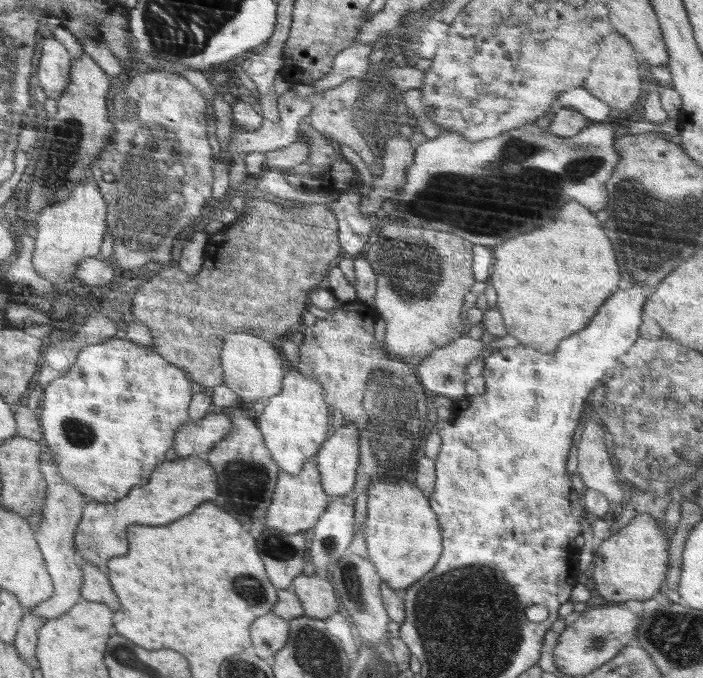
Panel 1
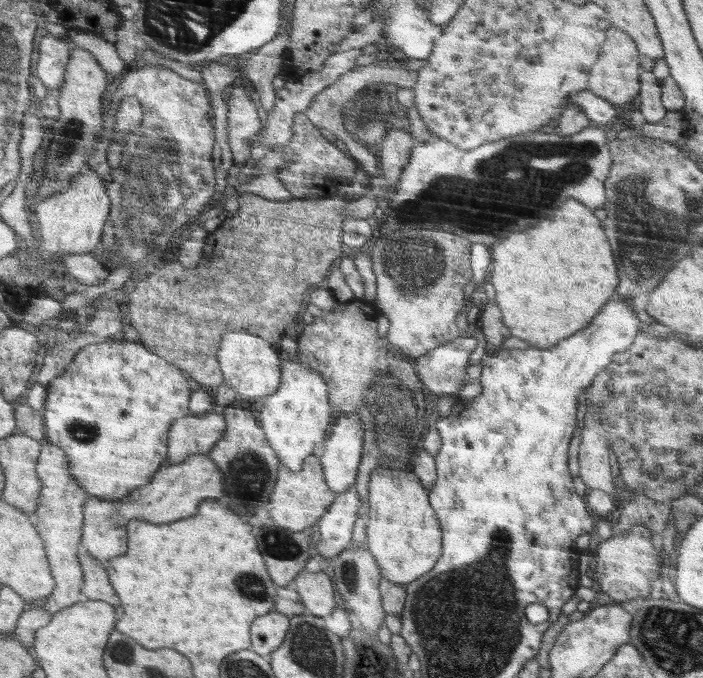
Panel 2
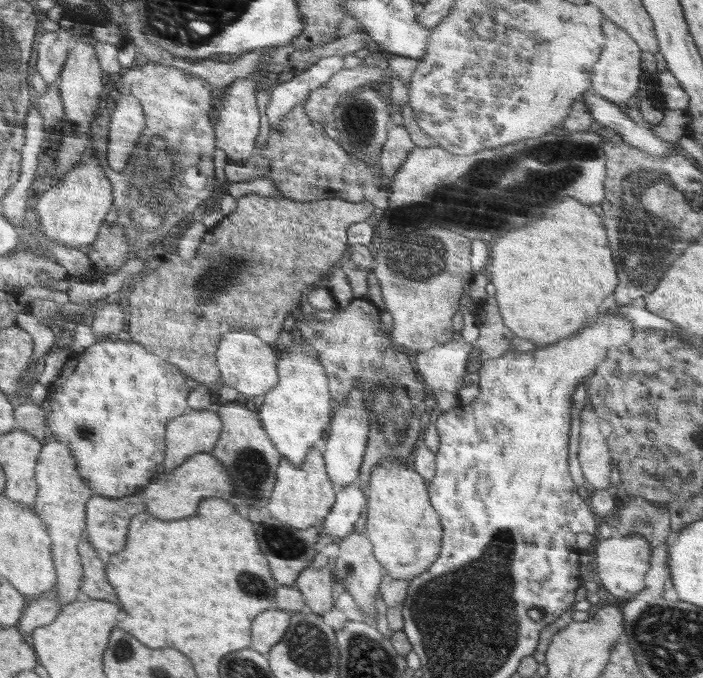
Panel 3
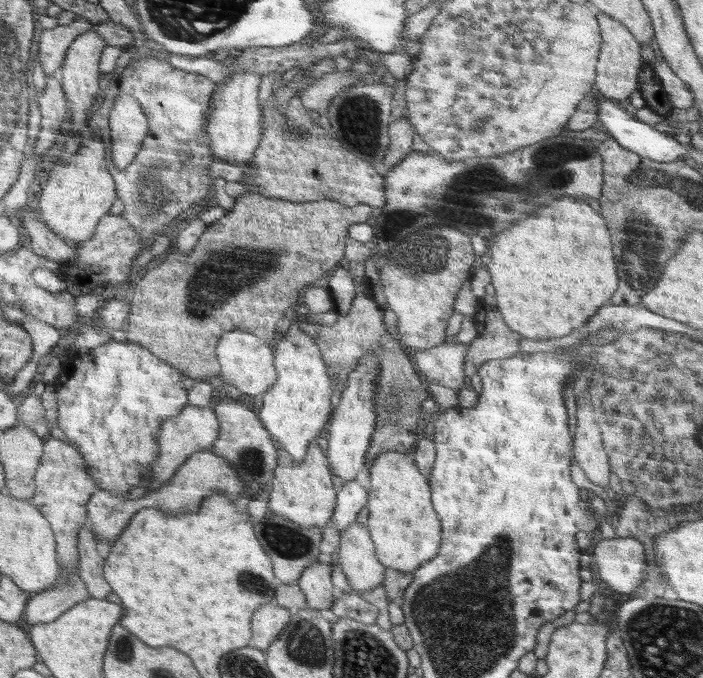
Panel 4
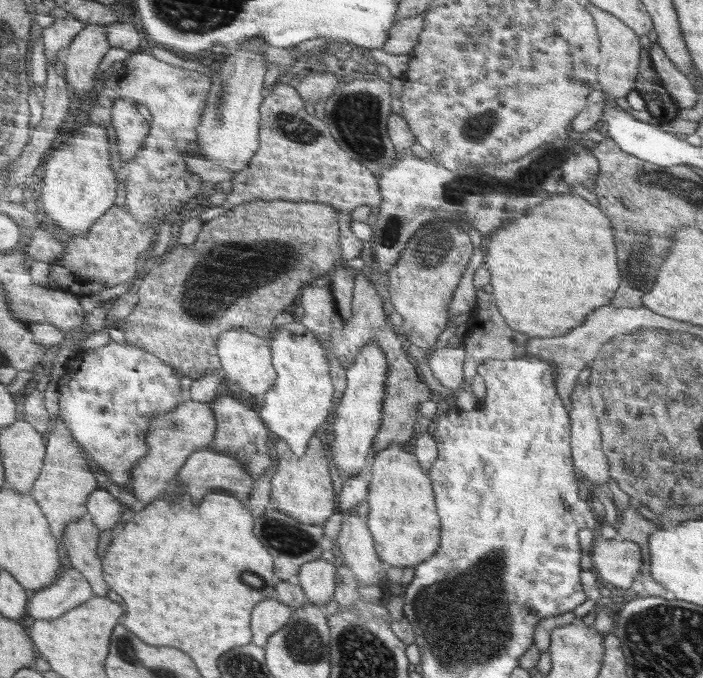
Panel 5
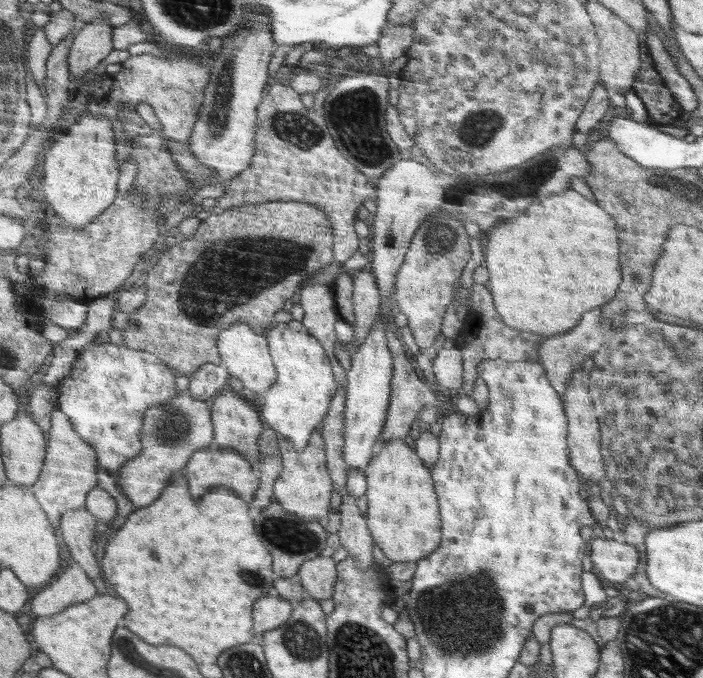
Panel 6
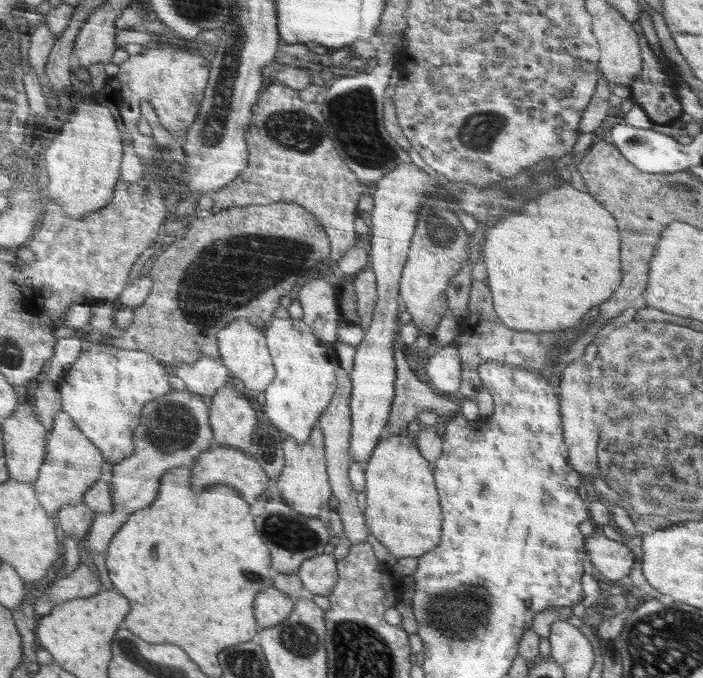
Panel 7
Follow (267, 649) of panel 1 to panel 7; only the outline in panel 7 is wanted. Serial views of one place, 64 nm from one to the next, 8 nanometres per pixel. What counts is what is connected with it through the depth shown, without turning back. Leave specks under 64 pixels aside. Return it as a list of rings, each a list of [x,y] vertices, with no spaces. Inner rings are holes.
[[[274,585],[266,588],[266,592],[260,594],[260,600],[256,600],[258,630],[282,623],[283,620],[288,619],[290,612],[292,612],[292,600],[288,598],[288,594],[280,592]]]

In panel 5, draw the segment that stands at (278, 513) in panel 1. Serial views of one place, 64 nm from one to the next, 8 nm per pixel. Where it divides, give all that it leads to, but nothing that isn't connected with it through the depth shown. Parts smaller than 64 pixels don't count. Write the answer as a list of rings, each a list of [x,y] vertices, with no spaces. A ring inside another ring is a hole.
[[[314,436],[310,440],[307,452],[302,456],[296,456],[284,440],[276,440],[275,448],[278,452],[278,469],[275,470],[270,482],[271,506],[296,518],[302,524],[324,525],[336,512],[336,500],[334,500],[334,486],[330,480],[330,466],[320,438]]]

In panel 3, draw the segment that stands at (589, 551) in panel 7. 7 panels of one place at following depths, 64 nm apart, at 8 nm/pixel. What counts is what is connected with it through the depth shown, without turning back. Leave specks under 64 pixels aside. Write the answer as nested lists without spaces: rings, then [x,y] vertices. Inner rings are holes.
[[[628,535],[612,537],[599,542],[594,548],[595,561],[600,582],[607,591],[616,598],[632,599],[636,593],[642,592],[646,587],[644,576],[650,570],[651,544],[646,537],[640,535]]]

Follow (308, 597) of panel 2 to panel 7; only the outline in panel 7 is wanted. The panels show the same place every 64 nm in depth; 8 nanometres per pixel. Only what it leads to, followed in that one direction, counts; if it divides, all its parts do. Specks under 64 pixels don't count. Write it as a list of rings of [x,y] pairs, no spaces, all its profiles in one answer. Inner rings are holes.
[[[326,553],[304,560],[296,573],[305,590],[316,596],[328,596],[339,580],[337,561]]]

